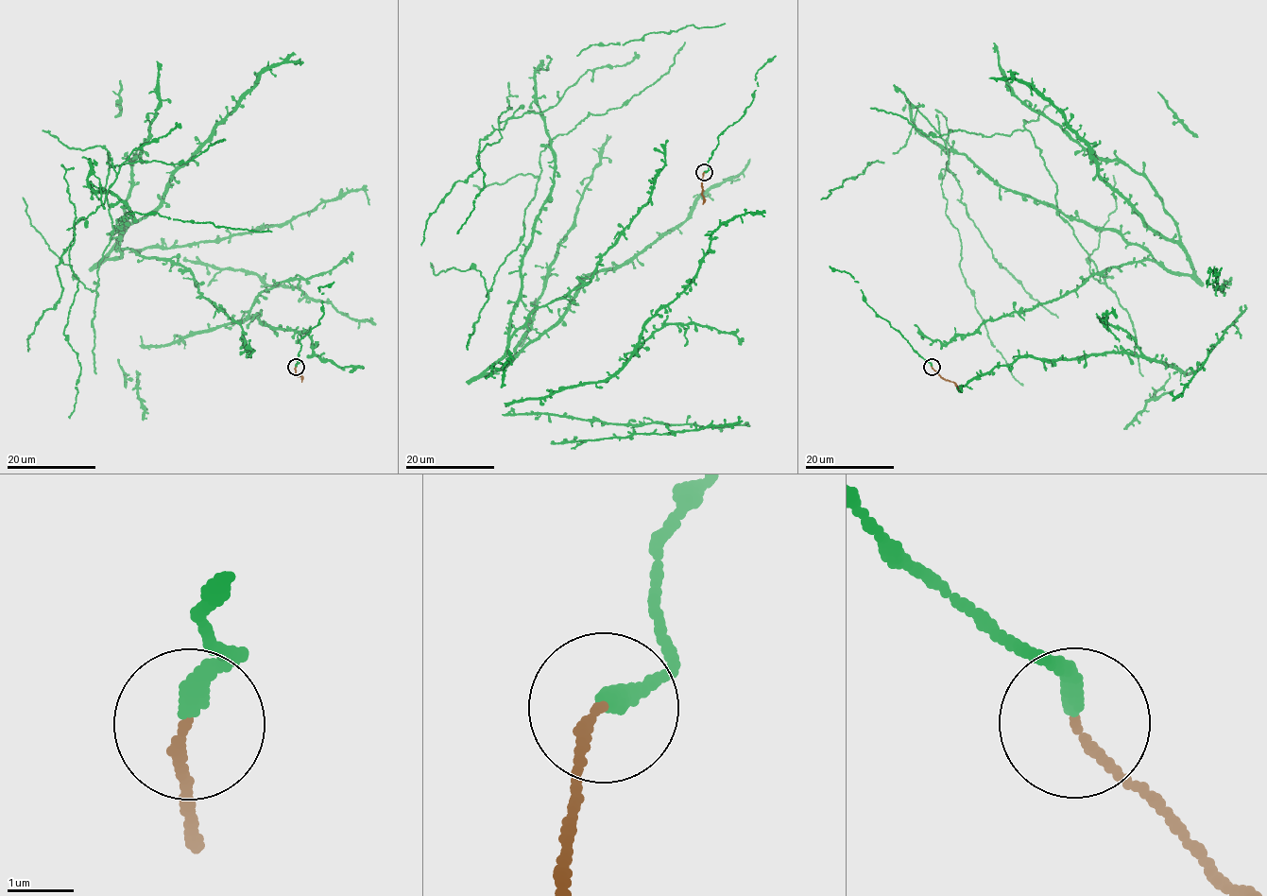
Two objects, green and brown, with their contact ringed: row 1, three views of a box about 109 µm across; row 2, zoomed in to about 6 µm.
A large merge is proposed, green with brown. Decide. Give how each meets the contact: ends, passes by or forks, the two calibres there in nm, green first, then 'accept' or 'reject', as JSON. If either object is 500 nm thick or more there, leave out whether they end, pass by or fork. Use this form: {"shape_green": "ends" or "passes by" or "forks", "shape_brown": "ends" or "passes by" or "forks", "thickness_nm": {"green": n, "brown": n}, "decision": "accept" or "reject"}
{"shape_green": "ends", "shape_brown": "ends", "thickness_nm": {"green": 280, "brown": 120}, "decision": "accept"}

